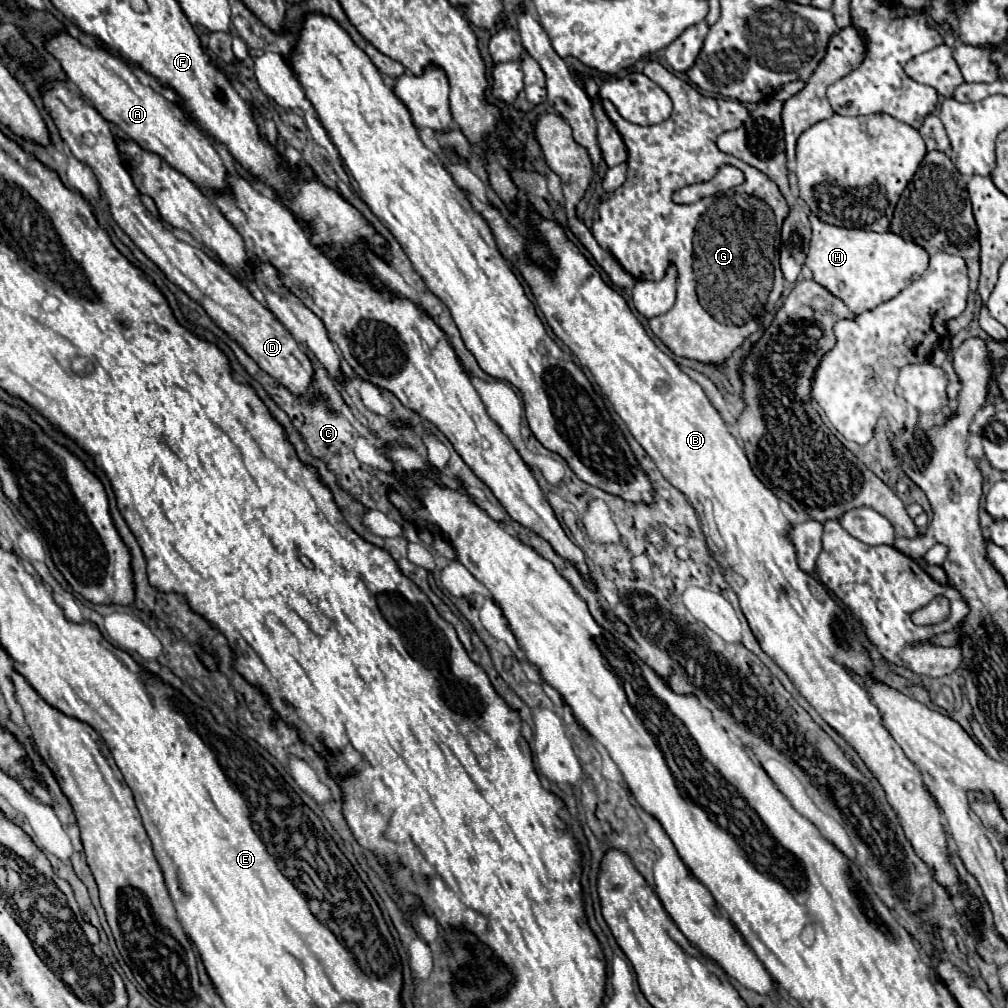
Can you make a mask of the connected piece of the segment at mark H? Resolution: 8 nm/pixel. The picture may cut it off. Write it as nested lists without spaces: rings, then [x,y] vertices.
[[[810,215],[812,241],[806,265],[814,273],[814,281],[840,297],[852,313],[876,309],[884,301],[896,297],[908,283],[928,269],[928,253],[916,243],[904,241],[894,233],[872,233],[862,229],[844,229],[822,223]]]

